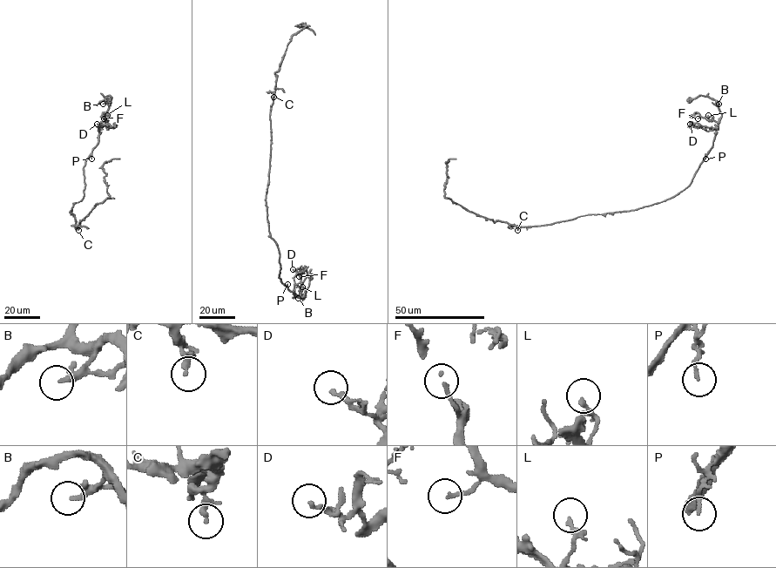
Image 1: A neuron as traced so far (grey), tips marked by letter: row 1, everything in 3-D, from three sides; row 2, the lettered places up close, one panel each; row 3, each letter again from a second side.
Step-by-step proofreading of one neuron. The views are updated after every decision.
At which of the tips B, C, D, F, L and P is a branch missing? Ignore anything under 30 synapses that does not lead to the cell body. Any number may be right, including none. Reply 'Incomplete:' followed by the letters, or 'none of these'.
Incomplete: none of these

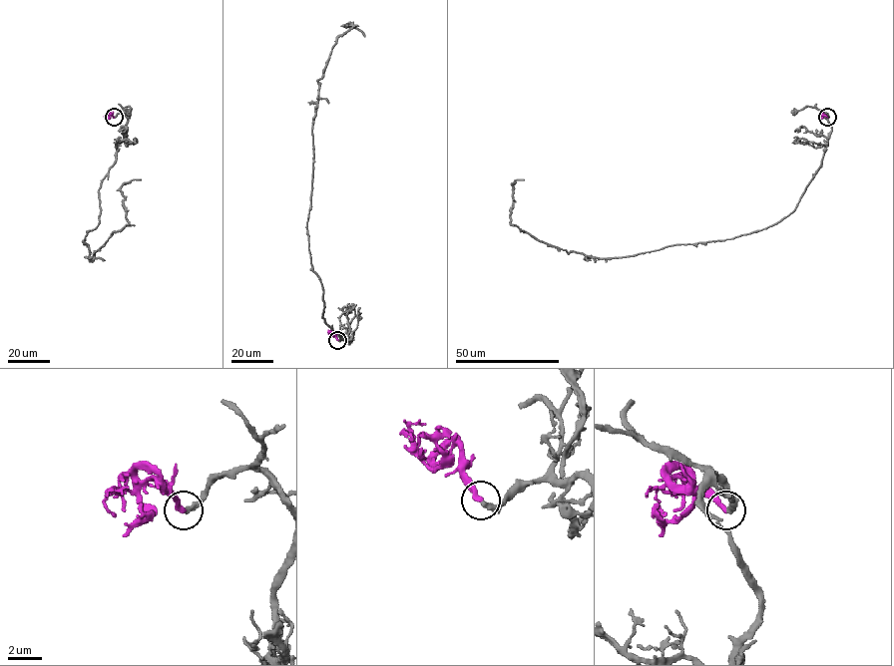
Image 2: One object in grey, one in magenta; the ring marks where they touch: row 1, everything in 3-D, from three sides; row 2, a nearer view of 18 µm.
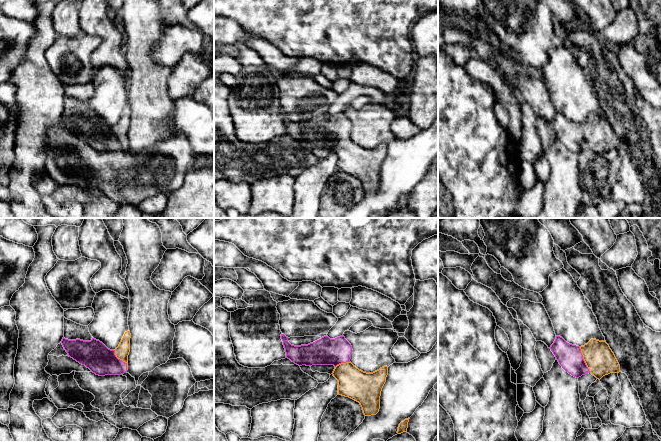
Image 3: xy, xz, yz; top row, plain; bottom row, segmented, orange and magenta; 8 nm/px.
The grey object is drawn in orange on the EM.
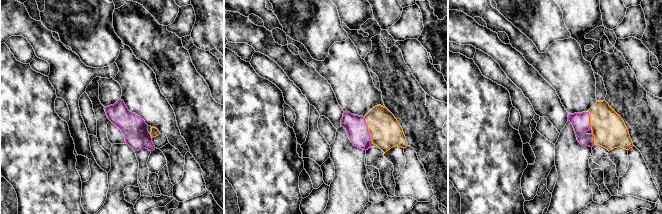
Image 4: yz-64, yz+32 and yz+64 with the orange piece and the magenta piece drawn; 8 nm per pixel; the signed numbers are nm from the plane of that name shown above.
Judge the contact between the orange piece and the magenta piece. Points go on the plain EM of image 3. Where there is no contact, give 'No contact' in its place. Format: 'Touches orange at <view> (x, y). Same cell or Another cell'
Touches orange at yz (584, 136). Same cell

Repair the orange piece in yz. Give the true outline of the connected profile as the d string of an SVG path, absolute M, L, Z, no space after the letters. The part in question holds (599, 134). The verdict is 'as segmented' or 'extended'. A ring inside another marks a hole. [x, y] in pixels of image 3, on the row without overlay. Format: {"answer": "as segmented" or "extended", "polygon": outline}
{"answer": "extended", "polygon": "M556 112L550 125L562 144L576 154L592 149L600 156L610 149L621 148L620 141L606 117L591 115L579 123Z"}

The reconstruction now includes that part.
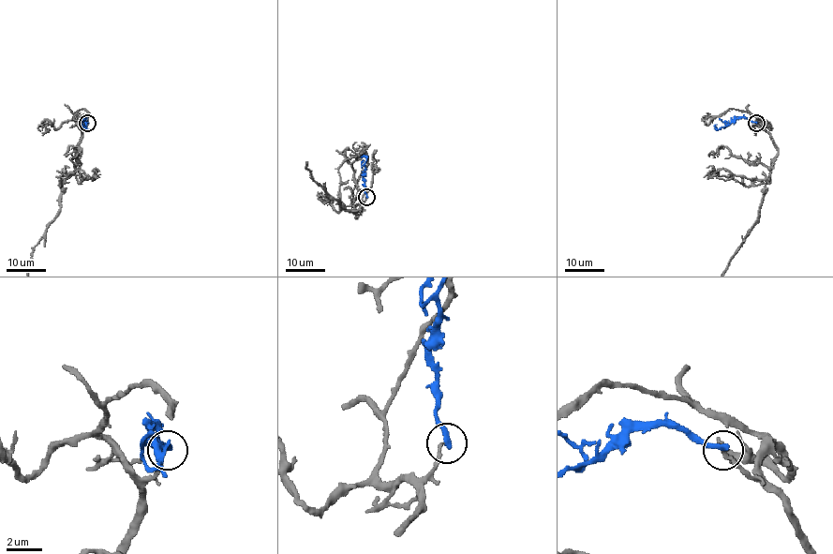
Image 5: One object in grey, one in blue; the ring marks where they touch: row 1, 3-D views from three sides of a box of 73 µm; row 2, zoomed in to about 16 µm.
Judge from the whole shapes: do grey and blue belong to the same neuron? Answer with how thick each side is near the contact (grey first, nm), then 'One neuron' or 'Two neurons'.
Thickness 180 nm (grey) against 320 nm. Two neurons

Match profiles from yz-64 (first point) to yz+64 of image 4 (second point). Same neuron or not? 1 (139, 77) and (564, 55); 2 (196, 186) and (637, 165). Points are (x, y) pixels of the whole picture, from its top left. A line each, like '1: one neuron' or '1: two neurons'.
1: one neuron
2: one neuron

